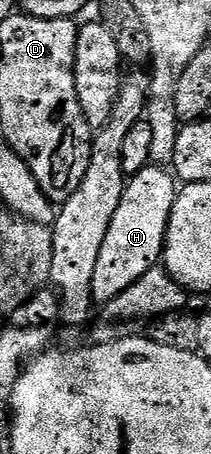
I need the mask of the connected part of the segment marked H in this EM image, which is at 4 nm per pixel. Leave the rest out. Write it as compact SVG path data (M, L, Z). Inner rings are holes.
M147 166L127 181L118 211L114 213L95 263L92 299L97 305L103 306L118 298L118 294L134 286L146 270L161 263L170 210L174 210L177 191L177 177L164 166Z

